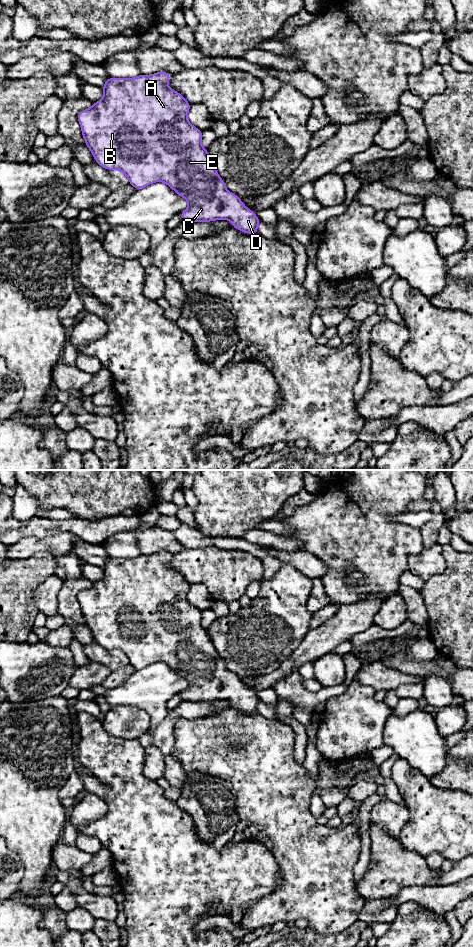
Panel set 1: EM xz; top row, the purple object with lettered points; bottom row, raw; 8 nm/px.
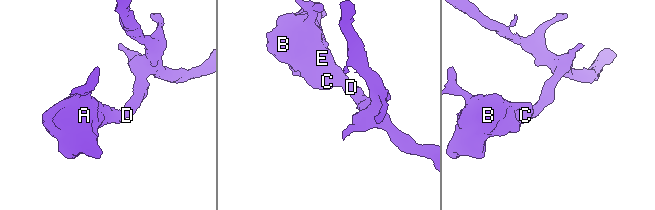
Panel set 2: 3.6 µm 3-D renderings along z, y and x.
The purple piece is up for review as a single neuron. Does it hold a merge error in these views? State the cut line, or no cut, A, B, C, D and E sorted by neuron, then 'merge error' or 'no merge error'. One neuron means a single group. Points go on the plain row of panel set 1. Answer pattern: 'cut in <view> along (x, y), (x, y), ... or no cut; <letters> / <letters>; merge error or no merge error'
no cut; A B C D E; no merge error

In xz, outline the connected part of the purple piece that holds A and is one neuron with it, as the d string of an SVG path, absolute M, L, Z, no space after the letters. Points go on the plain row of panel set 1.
M166 551L152 555L140 554L135 558L108 557L102 567L103 578L77 595L86 626L100 646L106 650L122 651L136 670L158 661L166 663L178 676L189 682L188 688L178 695L183 701L211 702L230 699L231 706L241 712L258 713L260 699L242 683L239 676L227 671L207 629L201 625L203 612L187 599L191 584L182 574L167 567L170 558L171 554Z

